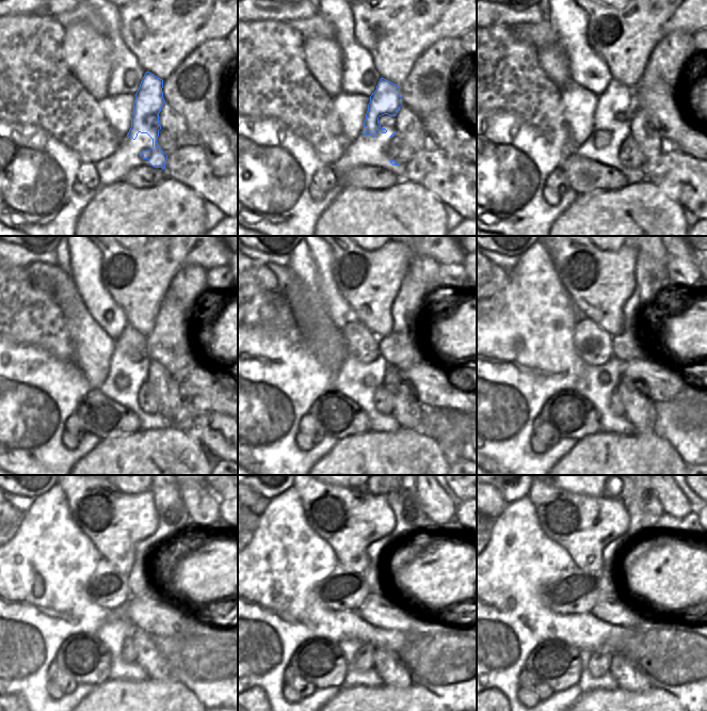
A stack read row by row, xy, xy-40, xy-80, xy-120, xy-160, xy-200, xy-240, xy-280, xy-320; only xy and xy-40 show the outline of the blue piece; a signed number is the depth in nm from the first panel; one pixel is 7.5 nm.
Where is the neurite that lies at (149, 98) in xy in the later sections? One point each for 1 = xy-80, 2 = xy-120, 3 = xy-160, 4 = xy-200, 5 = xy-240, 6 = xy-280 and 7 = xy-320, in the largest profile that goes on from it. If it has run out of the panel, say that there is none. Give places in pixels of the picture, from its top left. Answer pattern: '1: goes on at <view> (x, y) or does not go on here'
1: goes on at xy-80 (617, 98)
2: goes on at xy-120 (130, 348)
3: goes on at xy-160 (363, 346)
4: goes on at xy-200 (594, 346)
5: goes on at xy-240 (108, 587)
6: goes on at xy-280 (343, 590)
7: goes on at xy-320 (577, 591)

